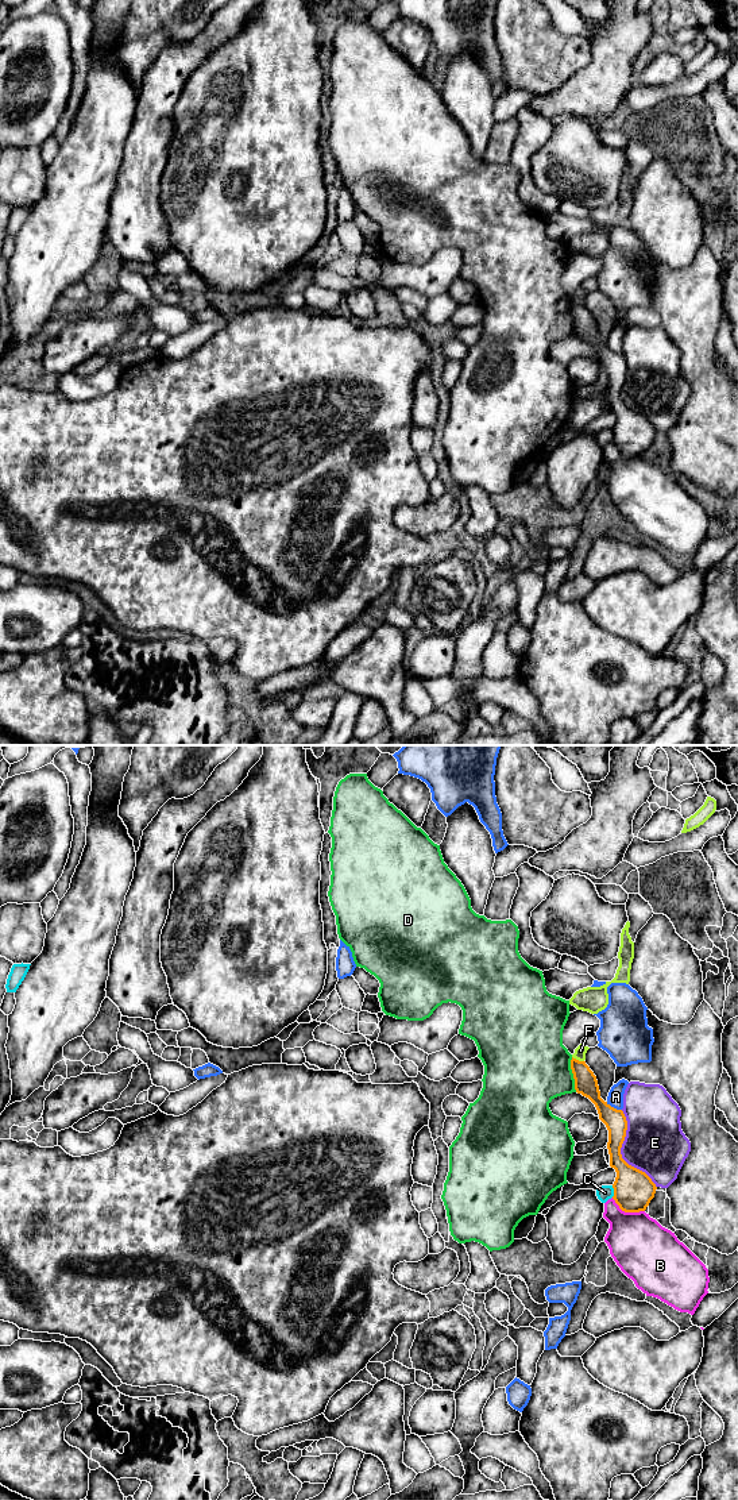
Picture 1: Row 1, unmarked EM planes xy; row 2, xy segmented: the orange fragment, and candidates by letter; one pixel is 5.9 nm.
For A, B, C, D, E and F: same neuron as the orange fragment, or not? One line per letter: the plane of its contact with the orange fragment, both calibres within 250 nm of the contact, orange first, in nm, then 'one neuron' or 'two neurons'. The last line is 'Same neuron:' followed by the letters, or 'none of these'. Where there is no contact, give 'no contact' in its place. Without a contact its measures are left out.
A: meets orange in xy; 140 nm thick on the orange side, 100 nm on the other; two neurons
B: meets orange in xy; 240 nm thick on the orange side, 360 nm on the other; two neurons
C: meets orange in xy; 240 nm thick on the orange side, 90 nm on the other; two neurons
D: meets orange in xy; 140 nm thick on the orange side, 440 nm on the other; two neurons
E: meets orange in xy; 240 nm thick on the orange side, 360 nm on the other; two neurons
F: meets orange in xy; 140 nm thick on the orange side, 70 nm on the other; two neurons
Same neuron: none of these

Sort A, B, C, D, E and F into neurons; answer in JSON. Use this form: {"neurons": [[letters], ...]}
{"neurons": [["A"], ["B"], ["C"], ["D"], ["E"], ["F"]]}

